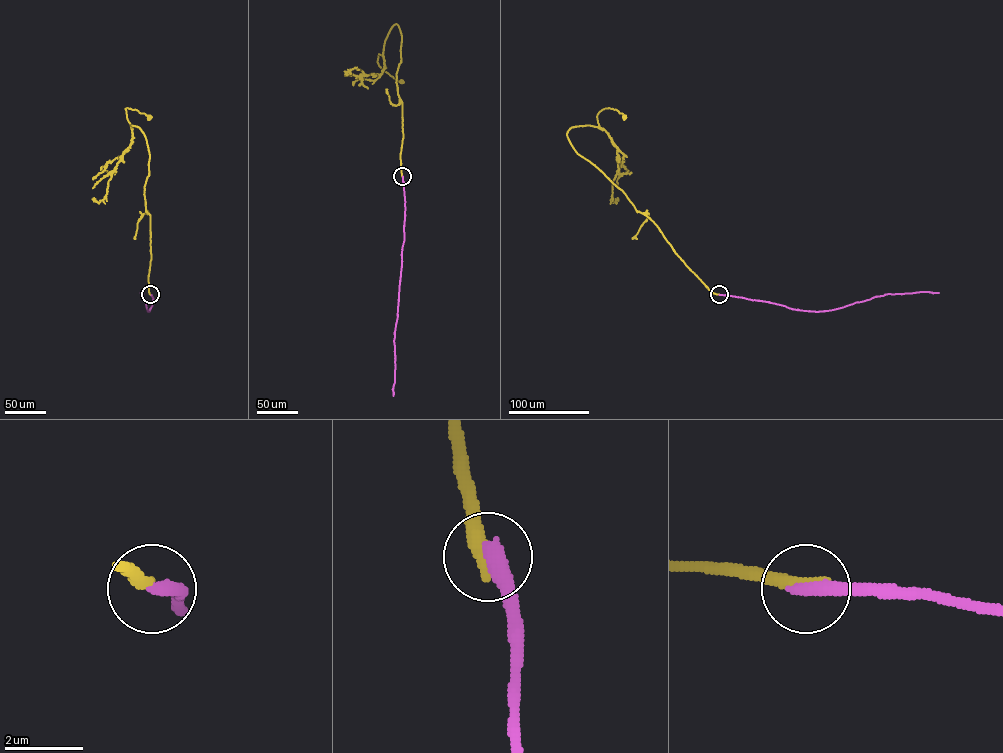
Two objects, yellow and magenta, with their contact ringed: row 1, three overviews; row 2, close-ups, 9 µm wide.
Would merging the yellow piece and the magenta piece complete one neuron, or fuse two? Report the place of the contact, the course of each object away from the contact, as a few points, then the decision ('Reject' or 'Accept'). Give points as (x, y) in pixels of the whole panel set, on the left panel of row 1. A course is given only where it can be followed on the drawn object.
Place: (150, 294). Course of yellow: (150, 294), (150, 215), (144, 194), (149, 153), (143, 132), (131, 127), (125, 108), (148, 117). Course of magenta: (150, 294), (153, 300), (148, 311), (141, 292). Reject

